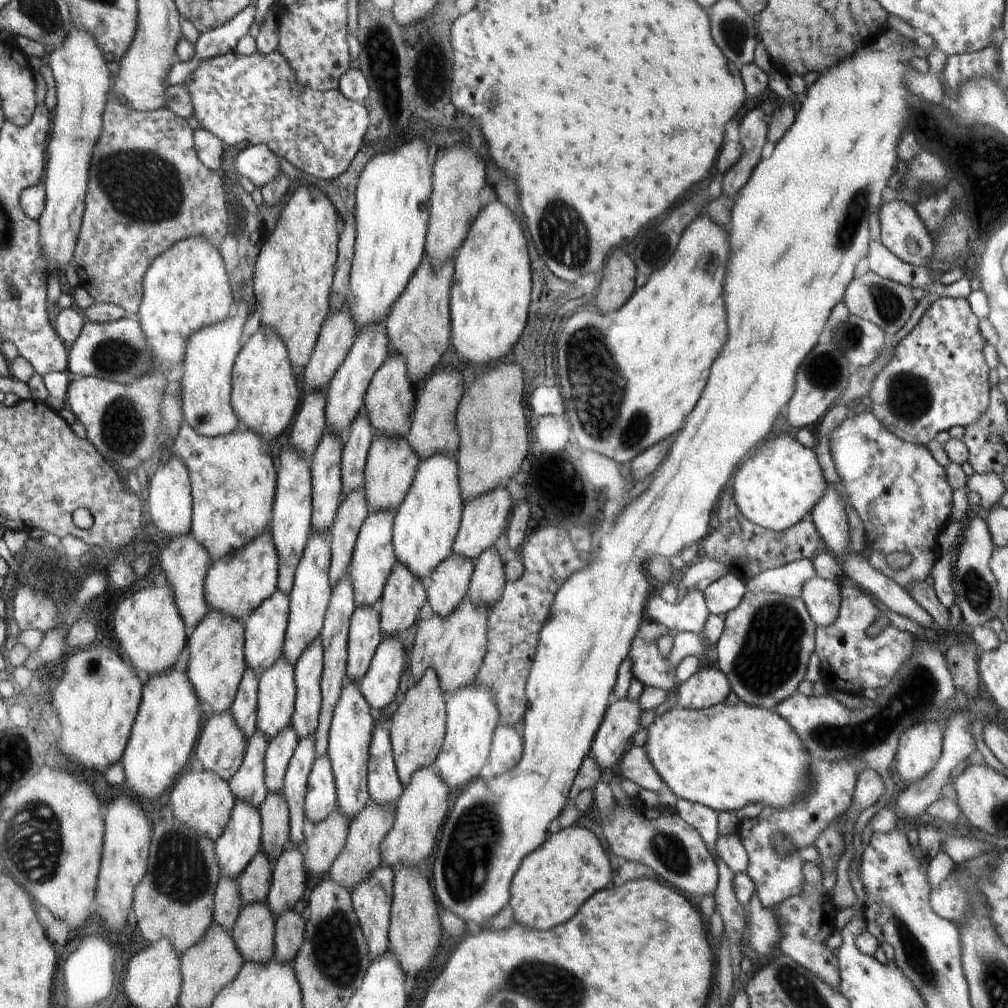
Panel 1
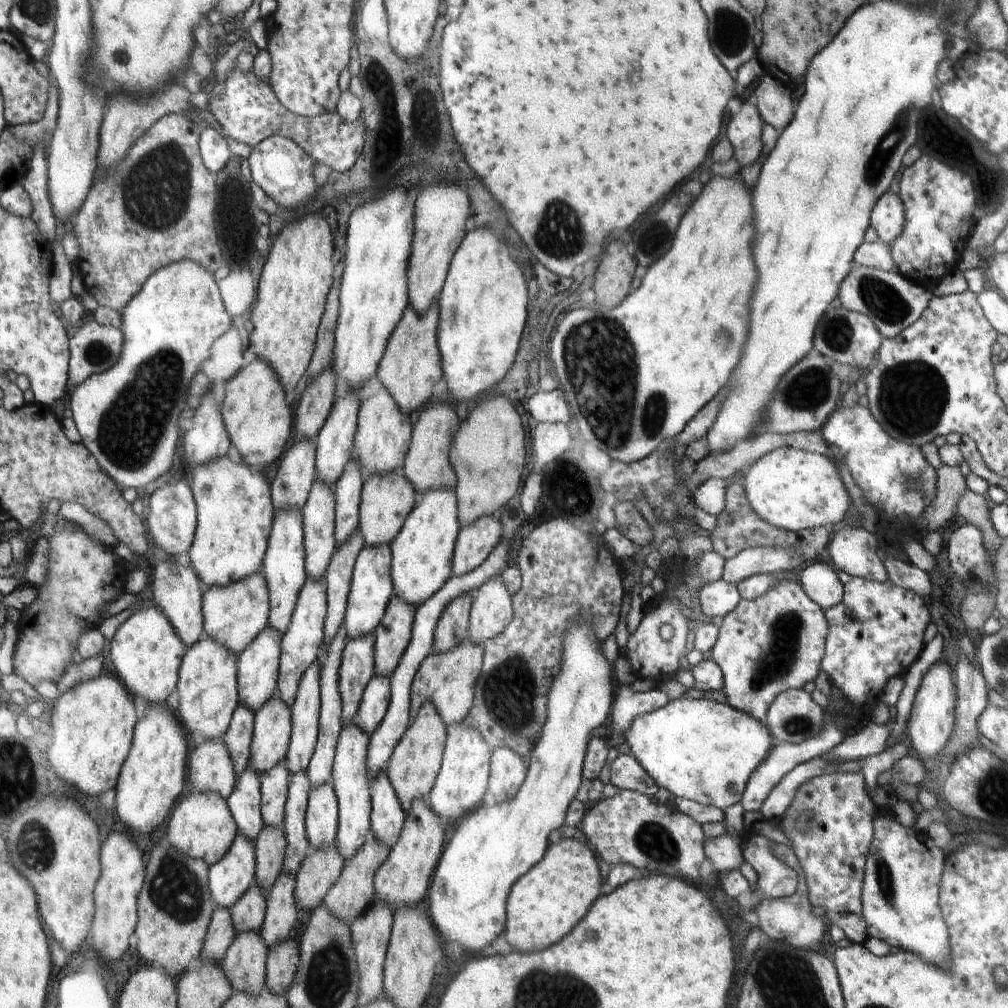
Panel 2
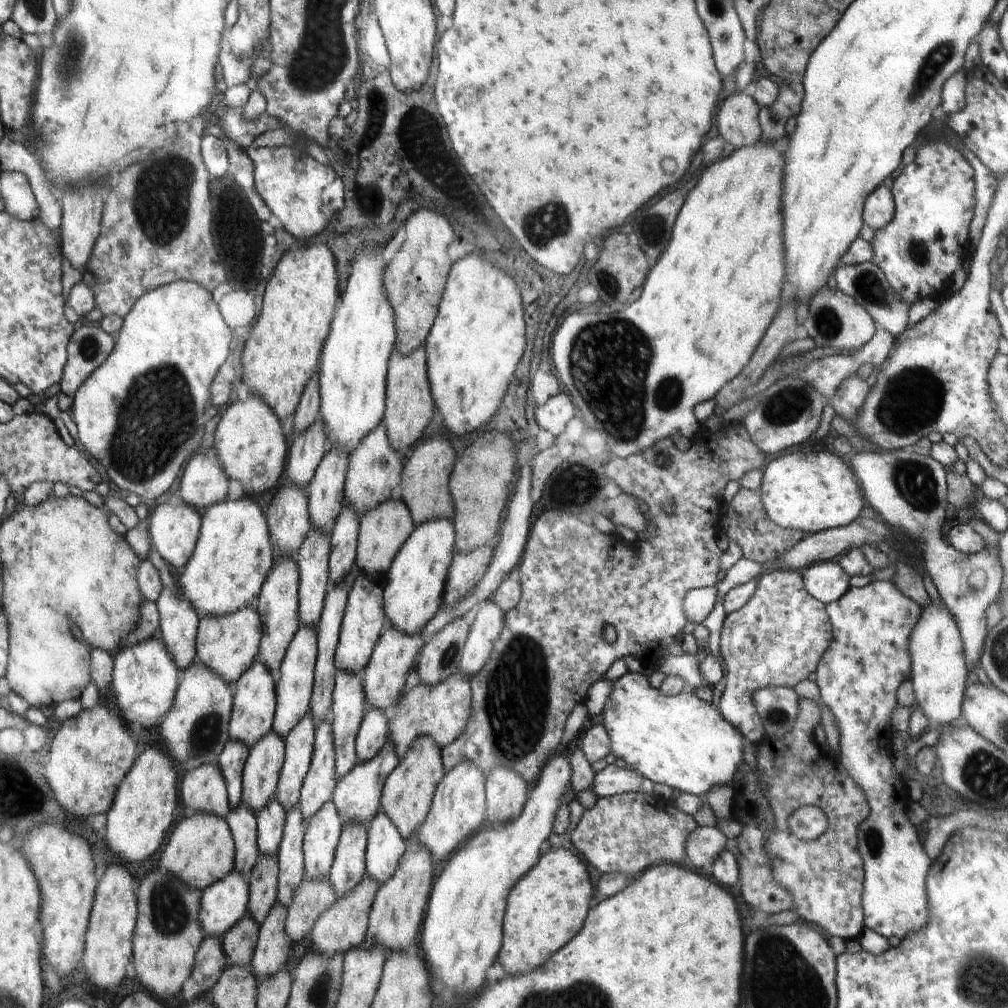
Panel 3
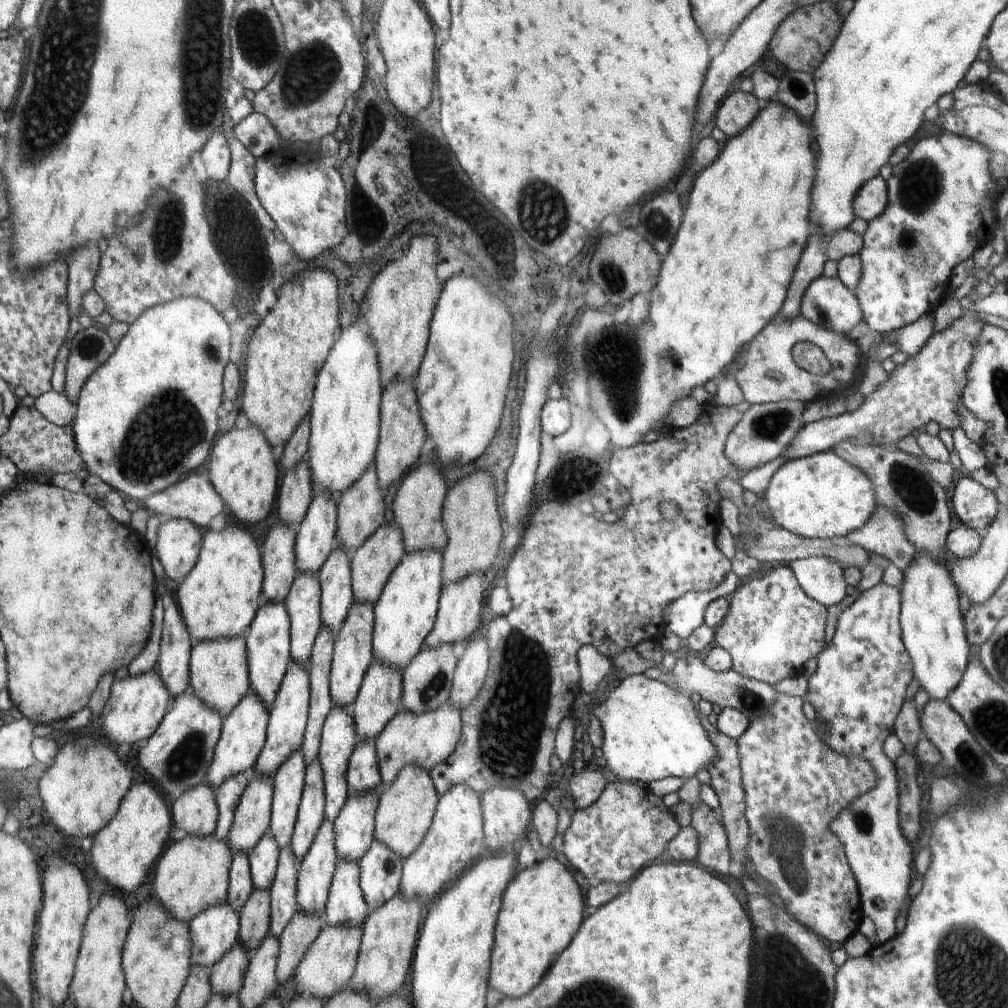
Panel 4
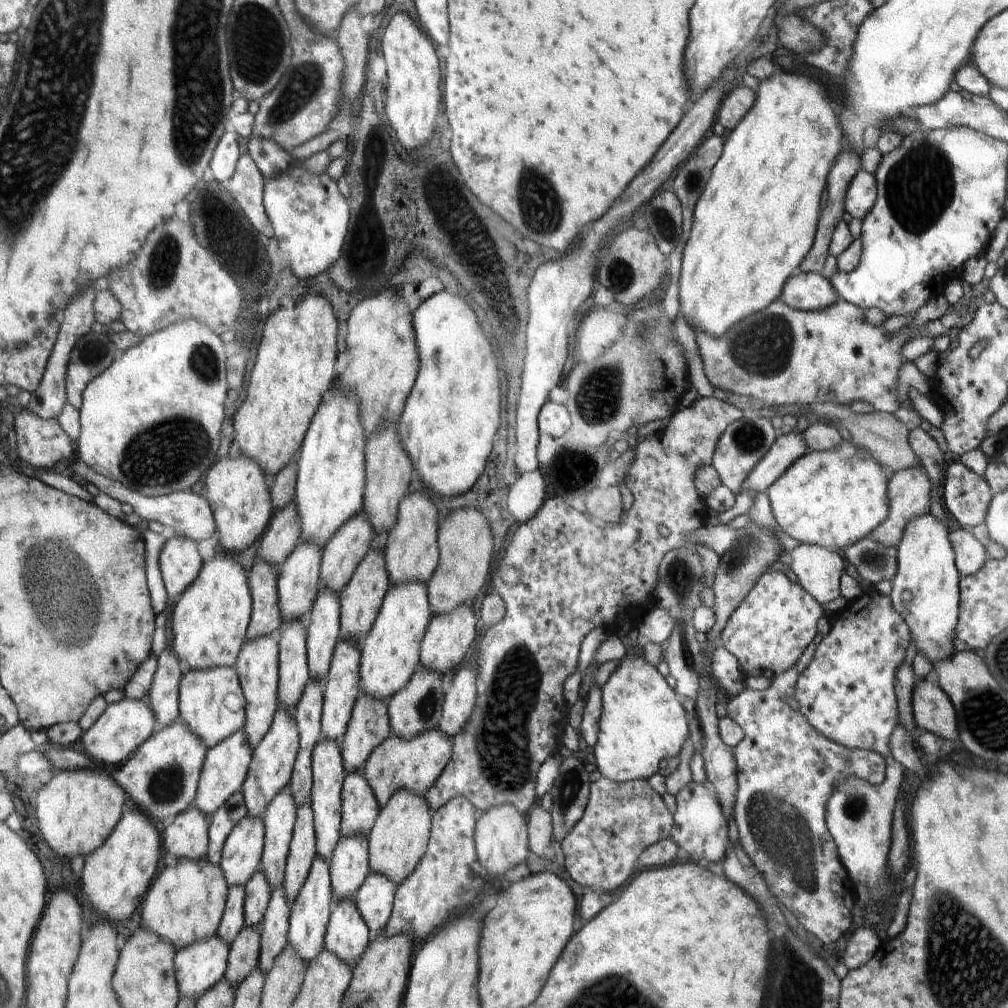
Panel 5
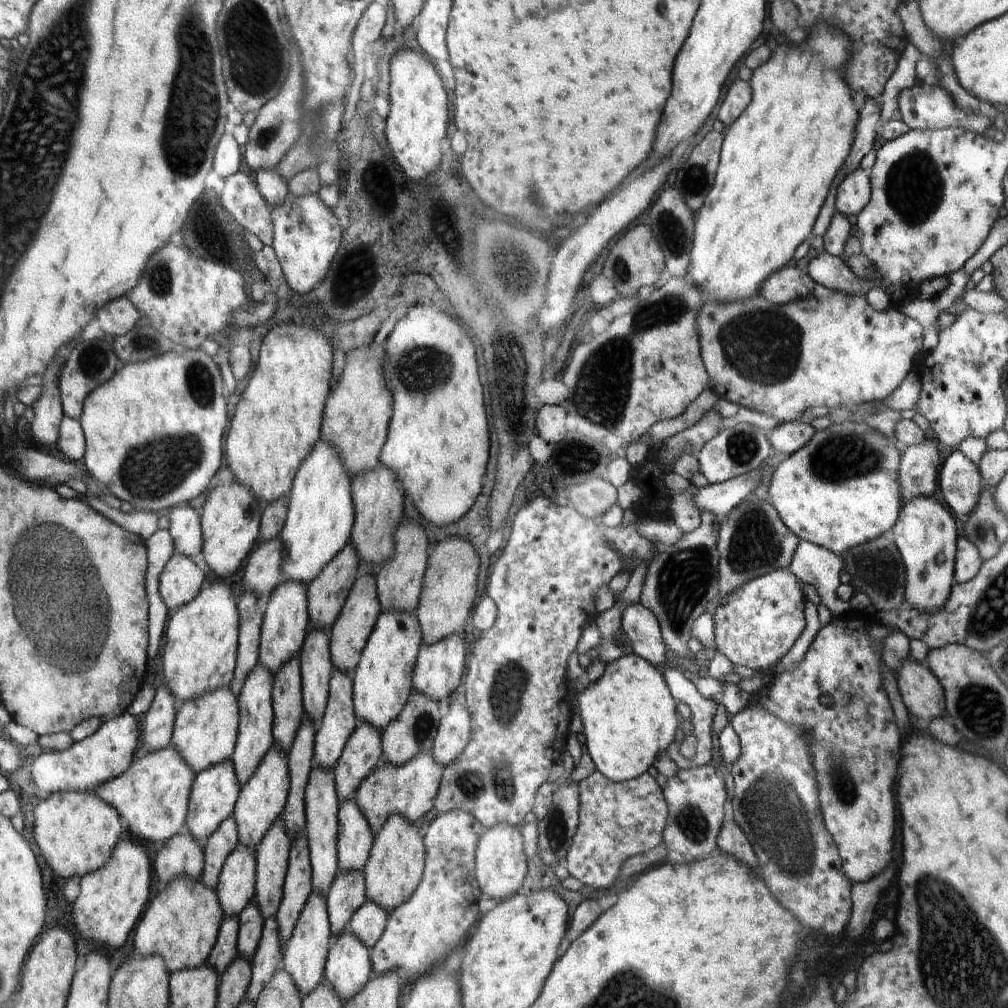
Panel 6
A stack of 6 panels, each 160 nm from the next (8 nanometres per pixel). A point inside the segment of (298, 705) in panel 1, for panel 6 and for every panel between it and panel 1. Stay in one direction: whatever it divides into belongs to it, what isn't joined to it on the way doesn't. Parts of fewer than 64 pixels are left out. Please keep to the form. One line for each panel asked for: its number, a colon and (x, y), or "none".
2: (305, 709)
3: (299, 743)
4: (288, 783)
5: (279, 820)
6: (271, 856)

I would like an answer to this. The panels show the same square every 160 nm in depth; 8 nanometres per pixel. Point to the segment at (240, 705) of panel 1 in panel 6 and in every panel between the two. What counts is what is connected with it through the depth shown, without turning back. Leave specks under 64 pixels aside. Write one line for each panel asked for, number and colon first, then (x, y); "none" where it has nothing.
2: (238, 738)
3: (231, 763)
4: (228, 796)
5: (222, 822)
6: (225, 839)

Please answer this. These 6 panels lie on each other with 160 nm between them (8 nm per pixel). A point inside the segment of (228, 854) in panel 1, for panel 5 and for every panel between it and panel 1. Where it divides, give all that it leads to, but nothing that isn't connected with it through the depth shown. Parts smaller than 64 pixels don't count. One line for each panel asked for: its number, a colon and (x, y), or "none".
2: (231, 877)
3: (224, 903)
4: (214, 932)
5: (199, 967)

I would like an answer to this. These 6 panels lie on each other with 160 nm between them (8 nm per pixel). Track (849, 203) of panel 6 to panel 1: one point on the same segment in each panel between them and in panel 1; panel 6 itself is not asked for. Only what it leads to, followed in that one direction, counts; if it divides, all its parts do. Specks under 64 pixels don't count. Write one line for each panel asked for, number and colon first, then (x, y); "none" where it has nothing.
1: (902, 231)
2: (887, 217)
3: (879, 208)
4: (870, 203)
5: (861, 194)

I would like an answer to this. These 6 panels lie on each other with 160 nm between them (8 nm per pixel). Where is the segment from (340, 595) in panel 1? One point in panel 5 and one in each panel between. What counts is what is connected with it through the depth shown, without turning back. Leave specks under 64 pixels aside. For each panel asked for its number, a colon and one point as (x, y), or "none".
2: (319, 771)
3: (318, 786)
4: (310, 815)
5: (302, 851)

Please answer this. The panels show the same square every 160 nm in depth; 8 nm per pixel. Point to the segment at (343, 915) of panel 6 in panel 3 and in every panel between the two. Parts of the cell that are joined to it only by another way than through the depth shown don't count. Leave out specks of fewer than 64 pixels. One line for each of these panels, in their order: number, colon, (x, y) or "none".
3: (357, 795)
4: (354, 828)
5: (349, 864)

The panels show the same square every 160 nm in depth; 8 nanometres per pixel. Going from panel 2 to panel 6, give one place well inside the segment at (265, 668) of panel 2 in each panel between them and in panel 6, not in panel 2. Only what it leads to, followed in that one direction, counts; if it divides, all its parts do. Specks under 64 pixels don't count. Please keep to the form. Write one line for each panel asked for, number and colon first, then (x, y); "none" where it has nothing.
3: (255, 700)
4: (244, 731)
5: (227, 764)
6: (216, 790)

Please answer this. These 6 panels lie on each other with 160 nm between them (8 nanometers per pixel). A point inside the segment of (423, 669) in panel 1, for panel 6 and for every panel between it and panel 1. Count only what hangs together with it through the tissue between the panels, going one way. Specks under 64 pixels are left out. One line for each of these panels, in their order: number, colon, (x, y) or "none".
2: (448, 680)
3: (441, 711)
4: (430, 738)
5: (415, 765)
6: (409, 790)

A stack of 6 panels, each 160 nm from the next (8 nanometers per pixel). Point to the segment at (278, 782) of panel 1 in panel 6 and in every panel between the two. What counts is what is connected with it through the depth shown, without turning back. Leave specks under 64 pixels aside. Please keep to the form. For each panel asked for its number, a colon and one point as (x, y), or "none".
2: (274, 783)
3: (270, 821)
4: (263, 858)
5: (257, 890)
6: (250, 921)

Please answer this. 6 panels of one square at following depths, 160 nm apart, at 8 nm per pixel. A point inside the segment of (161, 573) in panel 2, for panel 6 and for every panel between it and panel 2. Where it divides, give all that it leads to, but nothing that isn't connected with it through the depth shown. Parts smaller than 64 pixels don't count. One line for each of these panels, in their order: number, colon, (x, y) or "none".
3: (179, 622)
4: (173, 666)
5: (164, 693)
6: (159, 720)

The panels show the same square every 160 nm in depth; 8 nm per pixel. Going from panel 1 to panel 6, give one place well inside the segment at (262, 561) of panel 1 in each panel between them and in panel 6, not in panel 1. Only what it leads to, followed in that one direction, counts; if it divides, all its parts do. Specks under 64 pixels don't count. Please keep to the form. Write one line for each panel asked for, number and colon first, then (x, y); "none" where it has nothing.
2: (235, 615)
3: (229, 644)
4: (220, 676)
5: (211, 702)
6: (206, 729)

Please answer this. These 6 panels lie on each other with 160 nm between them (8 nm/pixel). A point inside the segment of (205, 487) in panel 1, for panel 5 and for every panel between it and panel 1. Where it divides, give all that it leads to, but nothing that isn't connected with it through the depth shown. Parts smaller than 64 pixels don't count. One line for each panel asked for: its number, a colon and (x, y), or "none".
2: (234, 508)
3: (233, 556)
4: (218, 599)
5: (209, 623)

